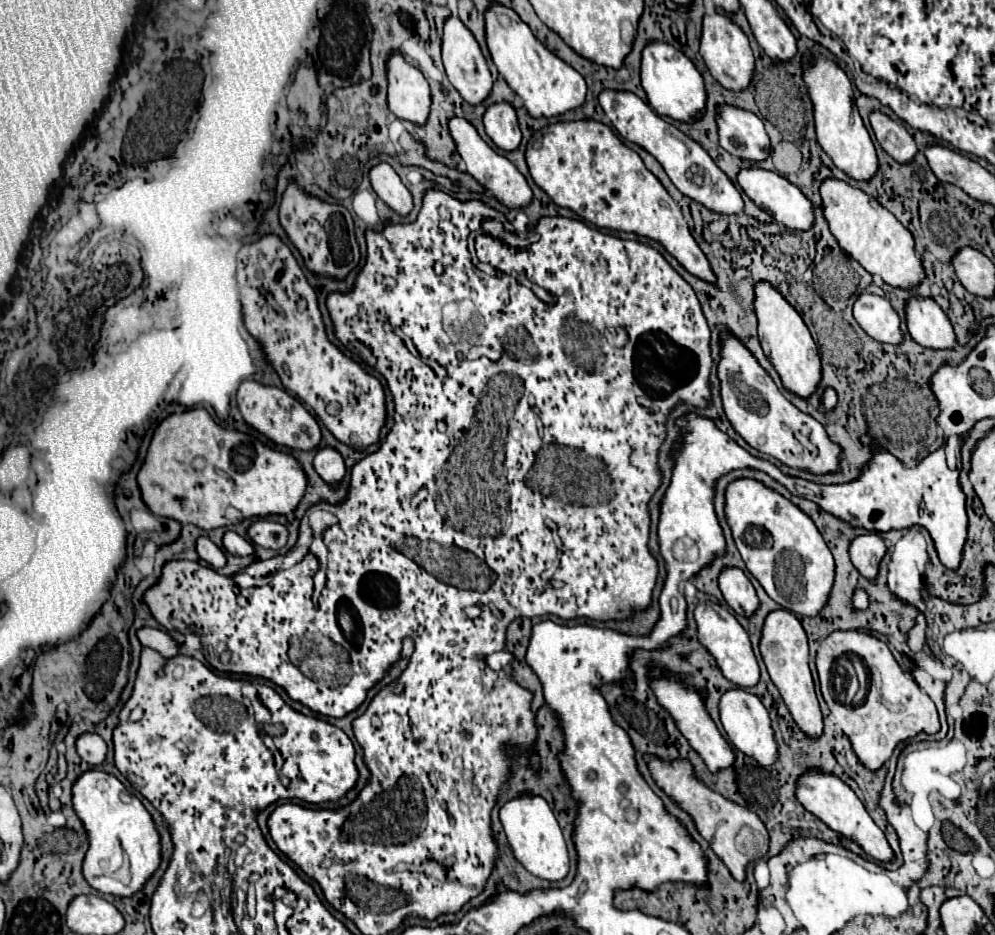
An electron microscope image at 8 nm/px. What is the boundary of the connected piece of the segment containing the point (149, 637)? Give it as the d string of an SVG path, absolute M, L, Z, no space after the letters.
M143 626L137 630L137 638L143 646L149 646L153 650L157 650L159 654L163 656L175 656L177 654L177 644L171 640L171 636L163 630L157 630L157 628L149 628L149 626Z

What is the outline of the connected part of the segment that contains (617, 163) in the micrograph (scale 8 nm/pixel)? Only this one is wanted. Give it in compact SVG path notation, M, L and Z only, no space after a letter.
M597 120L549 124L541 130L539 138L531 136L525 160L535 184L541 186L557 206L571 208L577 216L599 228L653 238L661 242L685 270L707 282L715 282L709 262L691 236L675 200L657 176L645 168L639 154L627 148L609 126Z

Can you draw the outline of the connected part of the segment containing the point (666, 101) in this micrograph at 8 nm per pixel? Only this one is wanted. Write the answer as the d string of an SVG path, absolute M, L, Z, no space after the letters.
M649 42L641 52L641 86L649 98L651 108L673 120L691 122L703 114L705 106L705 86L699 70L693 62L677 48L667 42Z

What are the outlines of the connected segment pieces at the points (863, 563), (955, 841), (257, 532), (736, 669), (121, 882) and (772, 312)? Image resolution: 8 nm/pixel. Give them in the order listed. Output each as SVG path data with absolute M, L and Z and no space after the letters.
M875 532L861 534L861 536L853 538L849 544L849 558L851 558L853 566L869 580L875 580L879 560L883 558L885 552L887 552L887 546Z
M949 820L943 822L941 830L943 830L945 842L947 842L951 848L955 848L955 850L959 850L959 852L975 852L975 850L977 850L977 844L975 844L961 828L957 828L957 826L951 824Z
M259 518L255 520L249 530L247 530L247 536L253 544L257 546L263 546L263 548L273 548L273 550L279 550L287 544L287 528L279 522L273 522L273 520L265 520L265 518Z
M699 602L693 610L693 616L695 616L697 638L701 646L705 646L707 652L715 658L723 676L741 688L755 686L755 682L759 680L759 664L755 660L749 636L743 630L743 626L737 622L737 618L725 606L715 602Z
M87 770L73 782L73 808L79 816L87 836L89 836L89 848L83 860L83 876L85 880L101 894L113 894L113 896L133 896L137 890L143 888L147 878L155 872L155 868L161 862L161 848L159 848L159 834L155 830L151 814L145 810L139 798L131 796L125 786L111 774L101 770Z
M765 280L755 282L753 292L755 292L753 304L755 304L757 322L759 322L759 342L765 356L773 362L787 390L791 390L801 398L811 396L817 390L817 384L821 380L821 366L819 366L817 344L811 338L809 328L805 326L801 314L769 282Z

